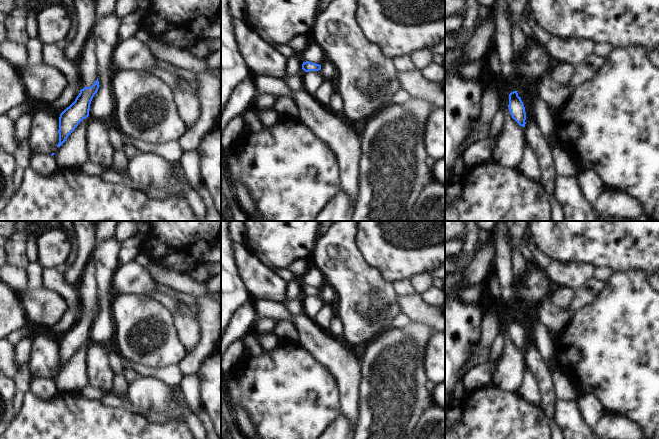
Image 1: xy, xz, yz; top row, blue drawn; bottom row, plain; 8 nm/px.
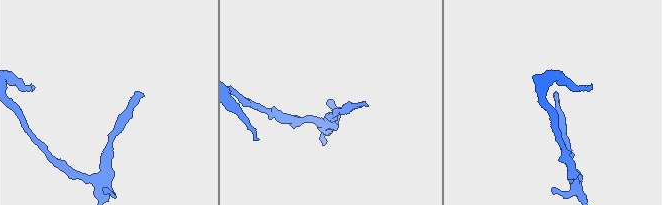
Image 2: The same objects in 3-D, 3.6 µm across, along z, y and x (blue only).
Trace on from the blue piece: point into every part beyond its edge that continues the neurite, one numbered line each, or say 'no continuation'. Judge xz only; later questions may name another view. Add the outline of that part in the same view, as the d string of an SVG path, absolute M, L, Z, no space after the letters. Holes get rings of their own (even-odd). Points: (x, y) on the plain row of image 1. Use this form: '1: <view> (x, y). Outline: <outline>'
no continuation.

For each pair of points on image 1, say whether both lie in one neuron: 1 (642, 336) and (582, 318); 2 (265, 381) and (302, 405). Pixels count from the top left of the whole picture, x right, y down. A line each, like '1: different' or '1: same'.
1: same
2: same

